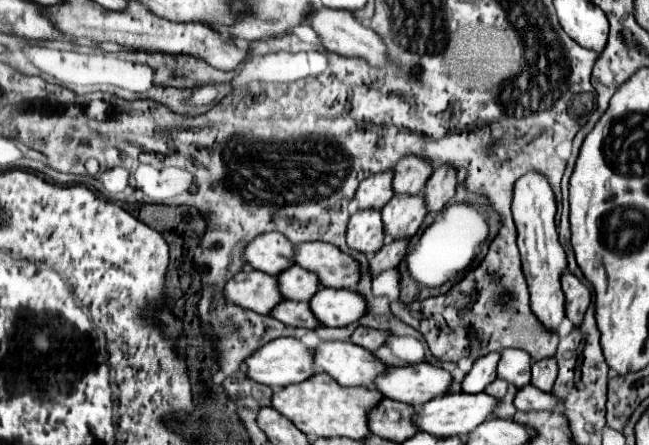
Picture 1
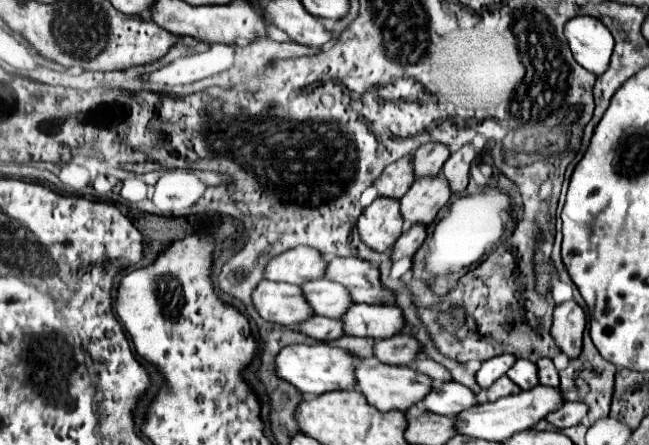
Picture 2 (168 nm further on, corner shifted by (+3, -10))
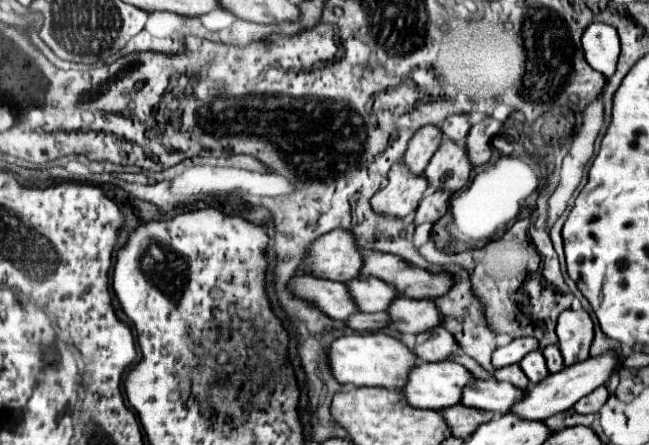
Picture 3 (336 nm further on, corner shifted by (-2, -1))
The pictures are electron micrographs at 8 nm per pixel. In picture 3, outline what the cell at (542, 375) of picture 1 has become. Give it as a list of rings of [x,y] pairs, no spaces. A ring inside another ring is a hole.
[[[555,344],[543,348],[543,356],[547,360],[547,368],[549,368],[551,374],[555,374],[555,372],[559,372],[559,370],[565,368],[563,366],[563,356],[561,356],[561,352],[559,352],[559,348]]]

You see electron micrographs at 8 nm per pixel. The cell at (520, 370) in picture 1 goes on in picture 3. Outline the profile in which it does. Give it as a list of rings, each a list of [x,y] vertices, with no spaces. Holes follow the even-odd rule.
[[[541,350],[529,352],[529,354],[519,362],[519,366],[523,368],[523,372],[525,372],[527,378],[531,380],[531,384],[541,382],[541,378],[547,378],[547,376],[549,376],[549,370],[547,370],[547,366],[545,366],[545,358],[543,358]]]

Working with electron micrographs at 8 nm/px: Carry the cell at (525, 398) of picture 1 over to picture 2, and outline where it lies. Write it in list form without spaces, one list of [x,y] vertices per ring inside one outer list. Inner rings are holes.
[[[562,403],[556,411],[552,411],[552,415],[546,415],[546,421],[558,429],[564,429],[584,421],[586,413],[588,413],[588,407],[584,403]]]

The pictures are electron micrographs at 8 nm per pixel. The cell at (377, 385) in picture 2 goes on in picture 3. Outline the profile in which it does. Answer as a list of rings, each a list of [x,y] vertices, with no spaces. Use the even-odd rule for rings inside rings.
[[[453,360],[423,362],[411,370],[401,392],[411,406],[445,410],[461,402],[463,388],[473,380],[473,374]]]

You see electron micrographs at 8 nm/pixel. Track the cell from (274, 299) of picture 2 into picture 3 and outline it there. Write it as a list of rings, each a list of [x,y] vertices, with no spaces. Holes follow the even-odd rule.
[[[297,276],[291,280],[291,290],[297,298],[305,298],[315,304],[321,312],[325,312],[333,320],[345,320],[349,314],[357,314],[357,304],[353,302],[347,284],[313,278],[313,276]]]

